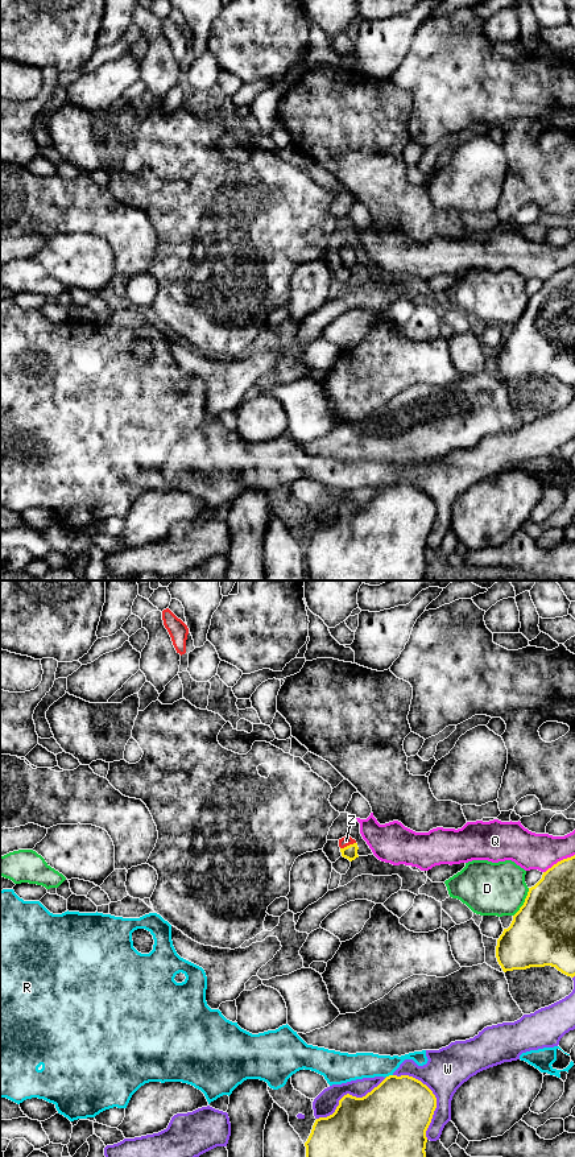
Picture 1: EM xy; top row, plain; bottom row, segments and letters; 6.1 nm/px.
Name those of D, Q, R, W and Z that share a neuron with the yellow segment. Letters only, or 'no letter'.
Z

